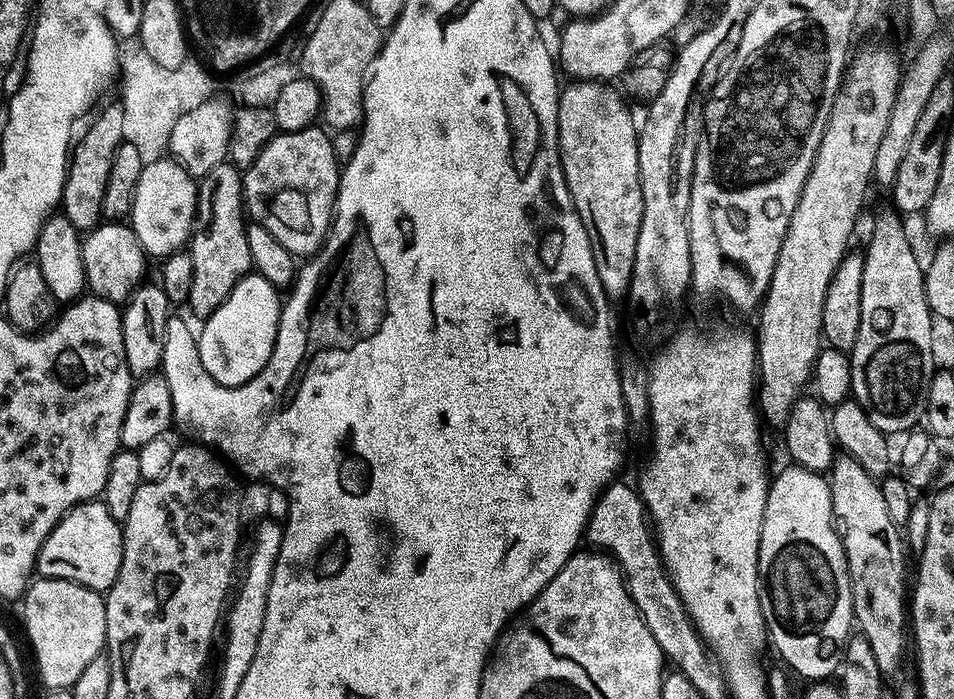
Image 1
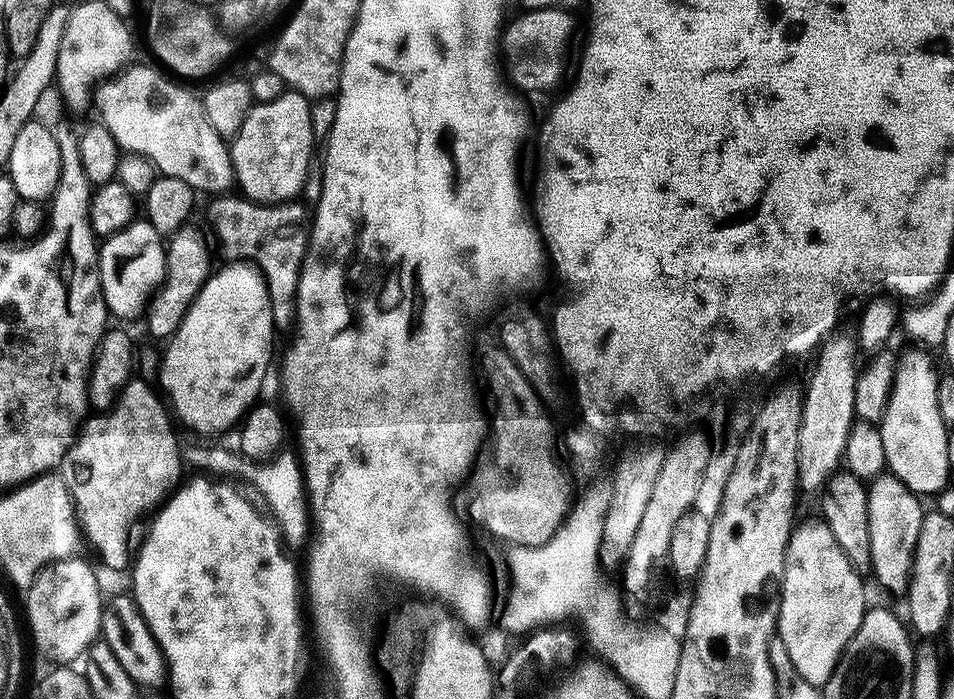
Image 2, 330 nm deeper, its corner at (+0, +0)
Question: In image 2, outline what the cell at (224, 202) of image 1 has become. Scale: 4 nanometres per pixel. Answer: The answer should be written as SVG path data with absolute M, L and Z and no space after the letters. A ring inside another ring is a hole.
M193 226L179 228L166 240L166 255L164 257L164 283L152 293L147 309L142 317L143 323L148 323L148 332L156 340L167 341L178 330L182 318L190 310L194 298L202 290L208 280L214 265L208 257L208 246L204 236Z

